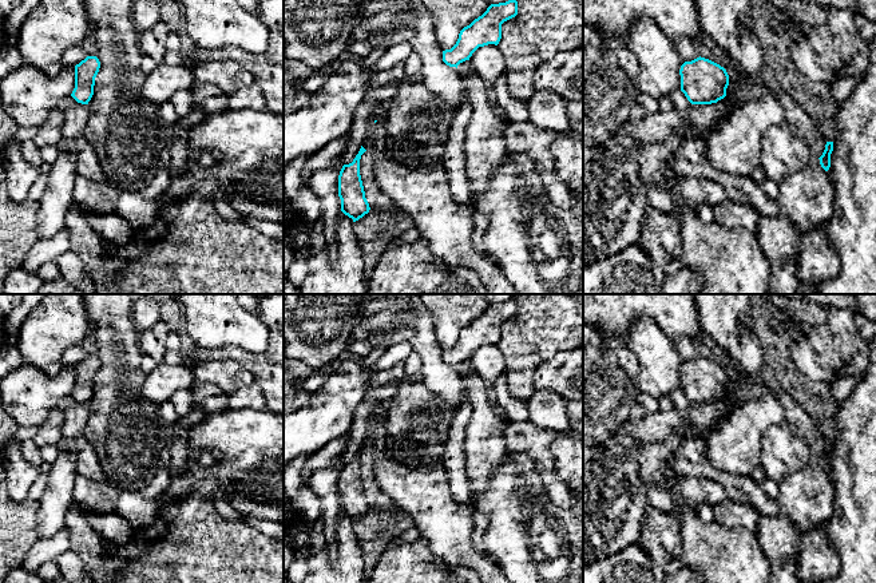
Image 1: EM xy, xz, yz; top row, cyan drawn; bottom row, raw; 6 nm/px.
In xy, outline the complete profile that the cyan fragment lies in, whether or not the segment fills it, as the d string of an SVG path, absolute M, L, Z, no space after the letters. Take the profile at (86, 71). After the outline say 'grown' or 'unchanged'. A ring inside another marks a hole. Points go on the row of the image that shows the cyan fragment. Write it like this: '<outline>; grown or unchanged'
M87 56L75 66L75 88L71 96L82 104L88 104L94 95L95 78L99 72L100 62L96 56Z; unchanged

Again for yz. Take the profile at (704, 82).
M697 57L679 70L681 91L691 104L711 104L726 96L729 75L720 64Z; unchanged

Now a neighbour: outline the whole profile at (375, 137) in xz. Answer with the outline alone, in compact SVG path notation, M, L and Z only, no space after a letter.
M387 103L376 104L369 112L369 123L364 136L362 147L366 150L360 159L360 175L369 207L374 211L384 211L393 207L392 199L384 194L374 179L376 159L384 152L387 127Z

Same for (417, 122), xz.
M420 78L405 79L387 103L384 148L399 164L443 164L456 108L429 91Z

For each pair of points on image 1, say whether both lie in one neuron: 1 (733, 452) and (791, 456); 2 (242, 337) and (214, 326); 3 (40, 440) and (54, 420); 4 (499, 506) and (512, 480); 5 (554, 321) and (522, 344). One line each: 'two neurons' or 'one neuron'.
1: two neurons
2: one neuron
3: one neuron
4: one neuron
5: one neuron

